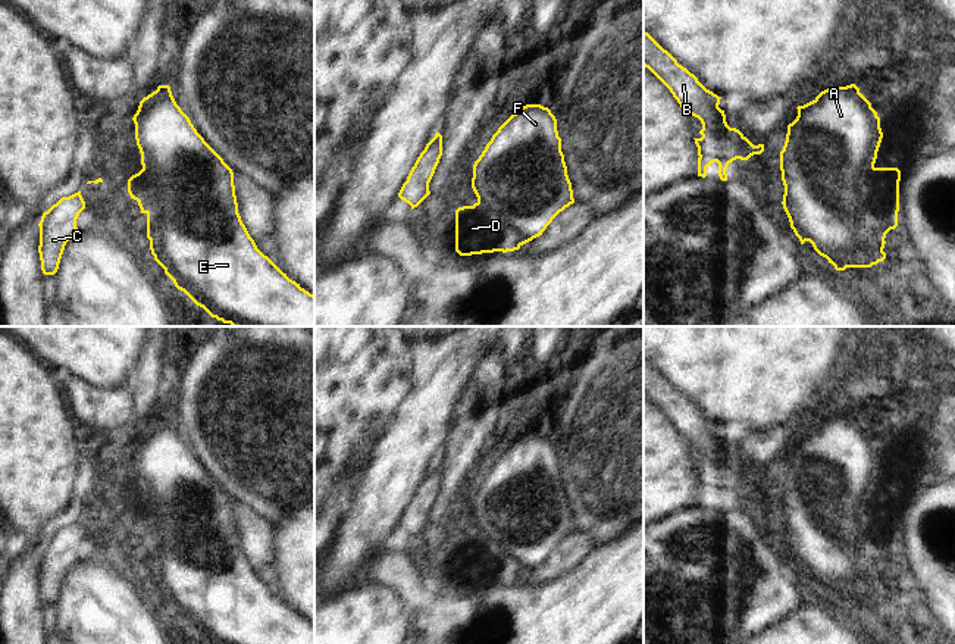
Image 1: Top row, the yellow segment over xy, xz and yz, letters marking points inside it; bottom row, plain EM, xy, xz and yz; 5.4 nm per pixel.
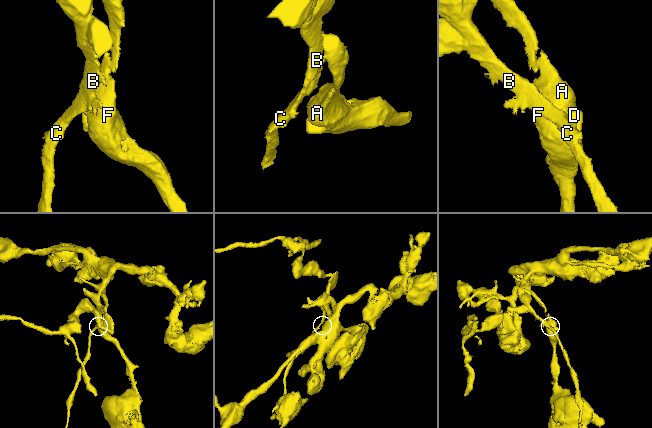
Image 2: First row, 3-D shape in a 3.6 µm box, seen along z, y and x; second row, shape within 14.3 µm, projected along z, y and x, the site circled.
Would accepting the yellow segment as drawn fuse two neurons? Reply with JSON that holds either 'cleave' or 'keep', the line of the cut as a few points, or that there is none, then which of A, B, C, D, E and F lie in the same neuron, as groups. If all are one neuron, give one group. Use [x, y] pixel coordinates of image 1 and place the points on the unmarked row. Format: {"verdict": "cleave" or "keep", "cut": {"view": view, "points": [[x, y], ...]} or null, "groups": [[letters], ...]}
{"verdict": "keep", "cut": null, "groups": [["A", "B", "C", "D", "E", "F"]]}

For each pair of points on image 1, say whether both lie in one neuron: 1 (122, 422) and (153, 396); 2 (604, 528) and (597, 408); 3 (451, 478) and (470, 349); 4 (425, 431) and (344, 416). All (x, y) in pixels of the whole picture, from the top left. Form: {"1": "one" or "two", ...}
{"1": "two", "2": "one", "3": "two", "4": "two"}

